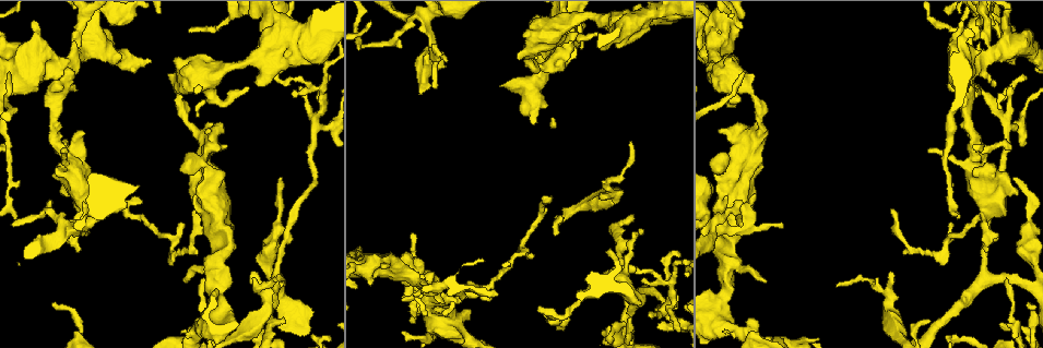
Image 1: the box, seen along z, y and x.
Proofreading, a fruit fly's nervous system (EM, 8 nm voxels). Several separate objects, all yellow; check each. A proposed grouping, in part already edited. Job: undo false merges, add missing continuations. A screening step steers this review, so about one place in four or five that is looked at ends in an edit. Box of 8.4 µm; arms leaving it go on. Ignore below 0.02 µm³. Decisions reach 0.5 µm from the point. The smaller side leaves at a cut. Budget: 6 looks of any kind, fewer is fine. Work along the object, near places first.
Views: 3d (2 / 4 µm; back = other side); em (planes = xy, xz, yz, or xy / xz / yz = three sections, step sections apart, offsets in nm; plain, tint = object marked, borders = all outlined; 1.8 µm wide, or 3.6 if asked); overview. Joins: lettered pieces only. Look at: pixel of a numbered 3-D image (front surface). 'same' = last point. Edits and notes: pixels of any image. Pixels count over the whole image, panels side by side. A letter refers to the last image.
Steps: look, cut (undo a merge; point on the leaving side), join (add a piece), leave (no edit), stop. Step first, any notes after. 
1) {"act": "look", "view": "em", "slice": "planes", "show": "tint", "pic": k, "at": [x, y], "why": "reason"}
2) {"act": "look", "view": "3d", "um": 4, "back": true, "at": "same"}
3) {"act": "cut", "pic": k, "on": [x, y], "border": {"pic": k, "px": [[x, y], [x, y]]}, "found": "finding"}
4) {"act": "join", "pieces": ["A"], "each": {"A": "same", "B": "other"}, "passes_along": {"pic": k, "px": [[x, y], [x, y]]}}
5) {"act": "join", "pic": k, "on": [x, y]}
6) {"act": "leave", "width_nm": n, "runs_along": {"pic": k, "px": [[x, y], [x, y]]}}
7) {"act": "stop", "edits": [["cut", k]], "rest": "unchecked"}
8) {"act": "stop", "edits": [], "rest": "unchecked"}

{"act": "look", "view": "em", "um": 3.6, "slice": "planes", "show": "plain", "pic": 1, "at": [718, 320]}

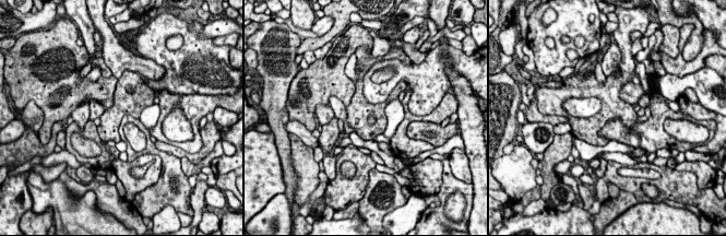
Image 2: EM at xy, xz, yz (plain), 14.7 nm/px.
{"act": "look", "view": "em", "um": 3.6, "slice": "planes", "show": "borders", "at": "same", "why": "see the neighbours"}

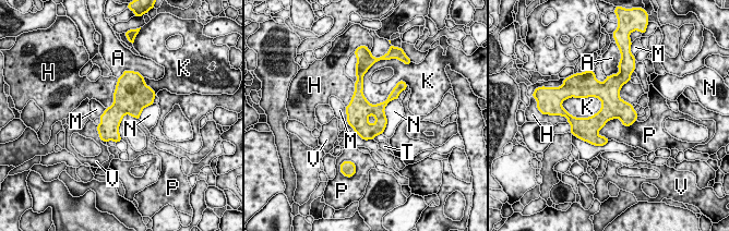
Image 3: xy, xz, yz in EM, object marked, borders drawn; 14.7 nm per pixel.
{"act": "leave", "each": {"A": "other", "H": "other", "K": "other", "M": "other", "N": "other", "P": "other", "T": "other", "V": "other"}, "runs_along": {"pic": 3, "px": [[609, 82], [609, 110], [595, 124], [600, 143]]}, "found": "one cell here"}

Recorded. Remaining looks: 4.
{"act": "look", "view": "em", "slice": "planes", "show": "tint", "pic": 1, "at": [979, 86], "why": "three-way junction"}

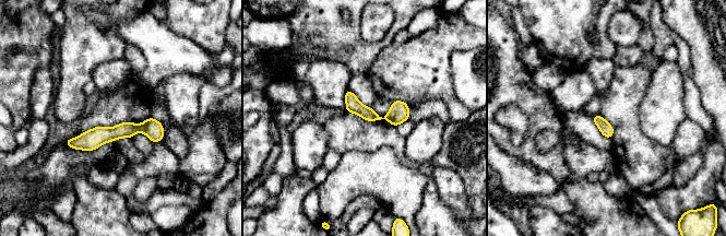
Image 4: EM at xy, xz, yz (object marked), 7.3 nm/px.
{"act": "look", "view": "em", "slice": "planes", "show": "borders", "at": "same", "why": "what lies round it"}

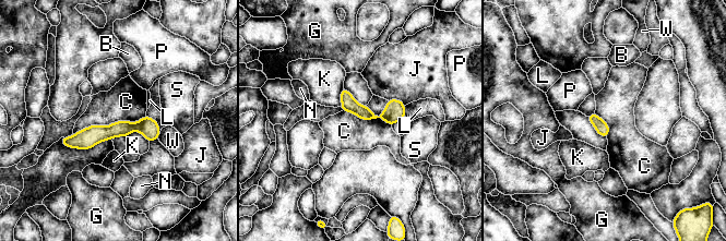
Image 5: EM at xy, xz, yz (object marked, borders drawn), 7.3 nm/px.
{"act": "cut", "pic": 5, "on": [149, 128], "each": {"B": "other", "C": "other", "G": "other", "J": "other", "K": "other", "L": "other", "N": "other", "P": "other", "S": "other", "W": "other"}, "border": {"pic": 5, "px": [[133, 123], [135, 129]]}, "found": "a second cell is stuck on"}

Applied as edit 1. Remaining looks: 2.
{"act": "look", "view": "overview"}

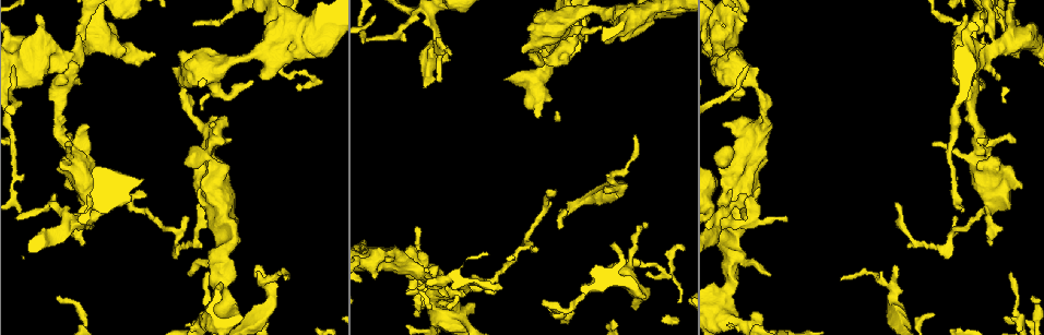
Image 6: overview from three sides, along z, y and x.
{"act": "look", "view": "em", "um": 3.6, "slice": "planes", "show": "borders", "pic": 6, "at": [1010, 46], "why": "four-way junction"}

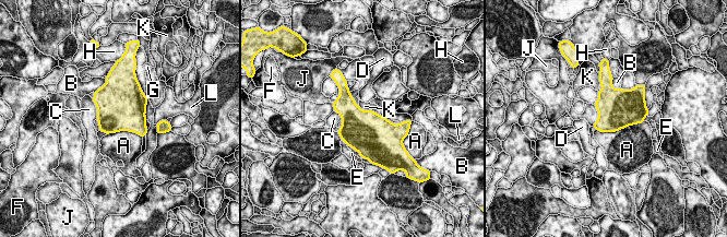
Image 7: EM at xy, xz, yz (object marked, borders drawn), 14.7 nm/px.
{"act": "leave", "each": {"A": "other", "B": "other", "C": "other", "D": "other", "E": "other", "F": "other", "G": "other", "H": "other", "J": "other", "K": "other", "L": "other"}, "border": {"pic": 7, "px": [[644, 120], [615, 131], [594, 128]]}, "found": "all the same cell"}

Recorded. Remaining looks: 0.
{"act": "stop", "edits": [["cut", 5]], "rest": "unchecked"}

